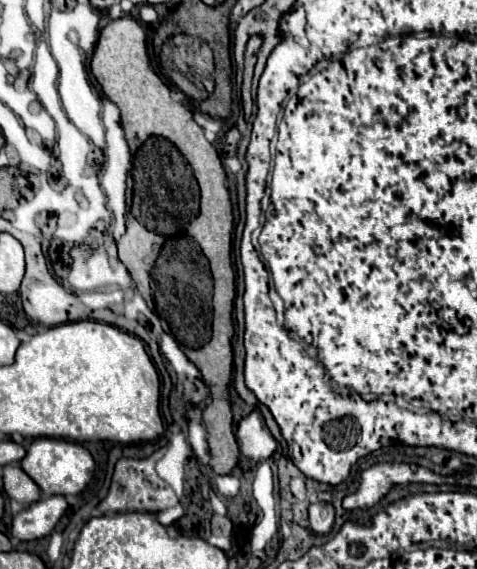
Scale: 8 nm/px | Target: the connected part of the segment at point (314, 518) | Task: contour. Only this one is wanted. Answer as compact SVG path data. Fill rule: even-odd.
M313 502L309 506L309 524L317 534L327 534L335 520L335 508L329 502Z

